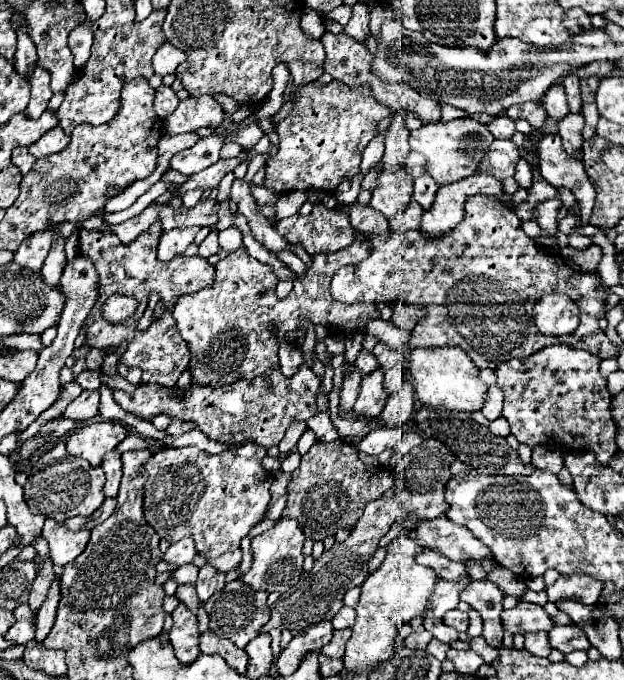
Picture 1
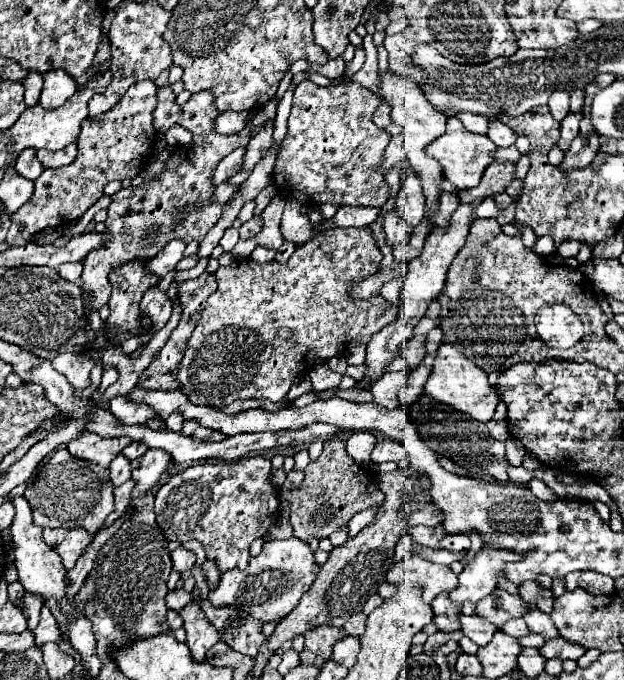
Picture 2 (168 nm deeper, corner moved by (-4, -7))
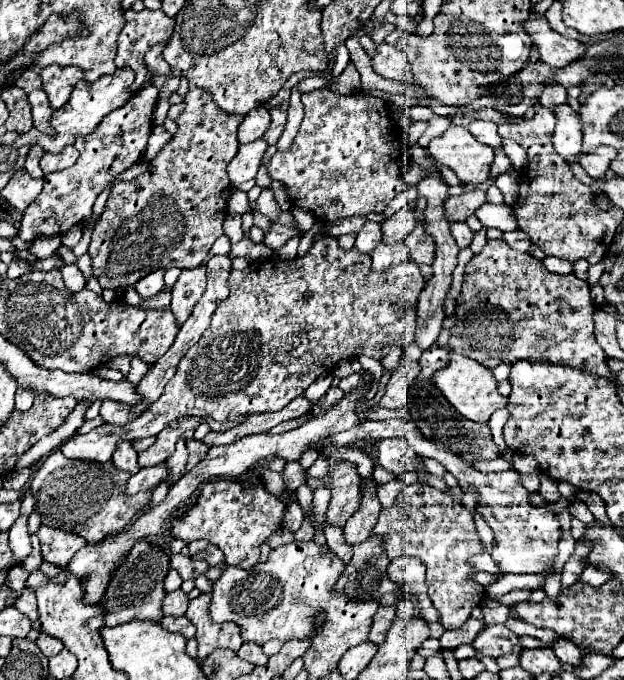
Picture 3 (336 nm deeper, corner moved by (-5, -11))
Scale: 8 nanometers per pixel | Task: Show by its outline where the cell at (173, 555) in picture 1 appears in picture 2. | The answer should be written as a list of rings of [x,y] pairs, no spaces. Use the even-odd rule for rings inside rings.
[[[186,547],[174,549],[174,551],[170,553],[170,557],[172,557],[172,563],[174,563],[174,571],[178,571],[178,573],[190,569],[190,567],[194,565],[194,561],[196,561],[194,551],[190,551],[190,549],[186,549]]]

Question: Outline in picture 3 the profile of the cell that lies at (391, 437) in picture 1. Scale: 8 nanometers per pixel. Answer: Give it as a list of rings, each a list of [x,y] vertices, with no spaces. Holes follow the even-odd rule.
[[[391,437],[379,441],[379,465],[389,469],[393,475],[415,469],[415,451],[403,437]]]

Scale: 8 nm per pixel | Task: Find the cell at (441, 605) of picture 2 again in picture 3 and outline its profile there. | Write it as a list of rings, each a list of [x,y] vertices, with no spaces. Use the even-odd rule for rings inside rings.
[[[419,481],[407,485],[391,507],[379,511],[371,535],[383,539],[389,559],[395,559],[395,555],[413,555],[429,569],[429,597],[441,613],[441,625],[447,631],[461,627],[471,617],[471,609],[481,605],[485,587],[471,579],[477,569],[469,565],[469,557],[483,553],[483,543],[477,535],[473,513],[455,501],[449,491],[439,491]]]

